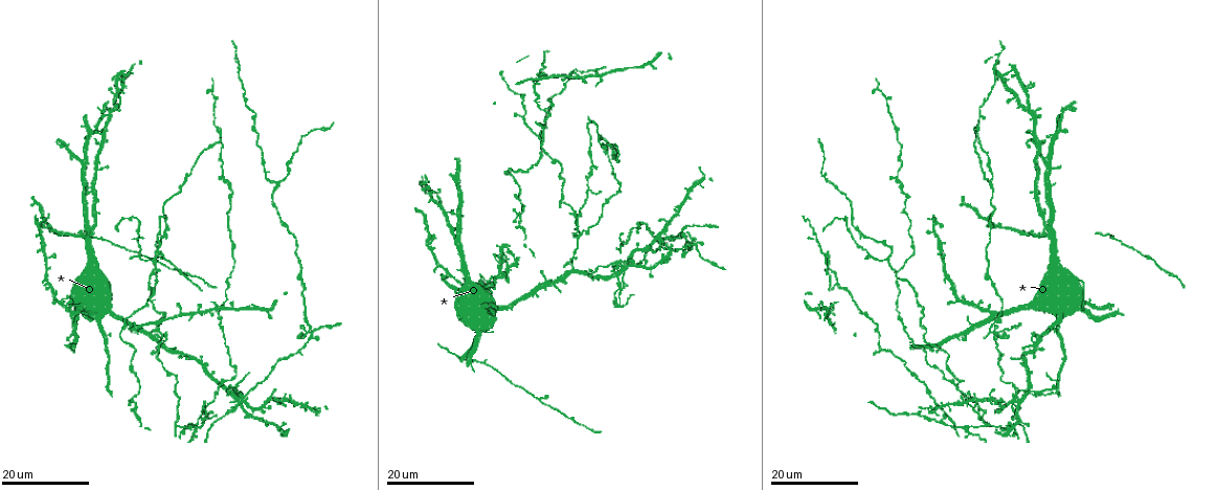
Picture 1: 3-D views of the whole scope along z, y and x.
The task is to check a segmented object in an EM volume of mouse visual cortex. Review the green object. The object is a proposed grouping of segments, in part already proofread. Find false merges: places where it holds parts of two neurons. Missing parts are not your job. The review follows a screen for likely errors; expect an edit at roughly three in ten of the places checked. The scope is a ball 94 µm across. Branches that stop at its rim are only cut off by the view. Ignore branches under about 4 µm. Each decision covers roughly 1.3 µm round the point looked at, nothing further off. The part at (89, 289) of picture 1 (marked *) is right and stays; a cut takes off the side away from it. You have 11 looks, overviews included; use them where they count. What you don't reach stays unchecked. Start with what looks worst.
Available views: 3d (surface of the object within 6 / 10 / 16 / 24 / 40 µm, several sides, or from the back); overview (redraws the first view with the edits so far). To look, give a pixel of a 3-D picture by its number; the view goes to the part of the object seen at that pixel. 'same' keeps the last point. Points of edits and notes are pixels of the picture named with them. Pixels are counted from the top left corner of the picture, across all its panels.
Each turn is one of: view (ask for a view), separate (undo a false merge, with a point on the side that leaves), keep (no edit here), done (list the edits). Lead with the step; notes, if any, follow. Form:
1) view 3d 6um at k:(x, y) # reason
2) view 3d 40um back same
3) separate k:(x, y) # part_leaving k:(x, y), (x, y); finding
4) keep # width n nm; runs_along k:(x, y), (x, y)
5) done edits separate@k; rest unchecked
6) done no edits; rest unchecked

view 3d 16um at 1:(1024, 397) # three-way junction

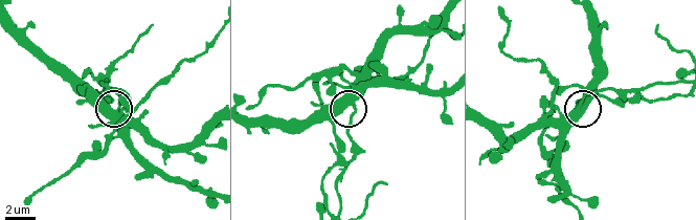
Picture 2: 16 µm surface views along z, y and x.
view 3d 10um at 2:(576, 108)

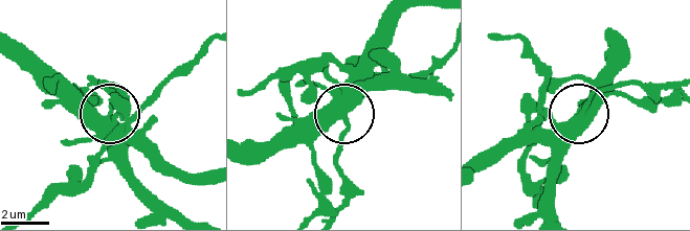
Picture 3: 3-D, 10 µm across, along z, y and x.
keep # arms 3; all the same neuron

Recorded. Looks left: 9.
view 3d 16um at 1:(131, 397) # abrupt turn

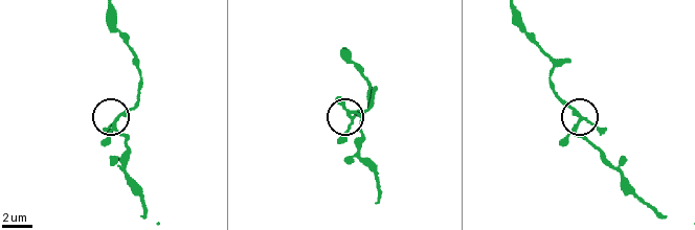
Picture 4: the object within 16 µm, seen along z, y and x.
view 3d 6um at 4:(114, 123) # zoom in

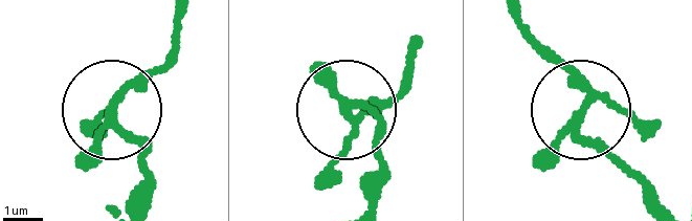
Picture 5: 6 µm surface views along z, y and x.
keep # arms 4; runs_along 5:(413, 38), (403, 85), (350, 114), (370, 114), (379, 151); continuous, no second neuron

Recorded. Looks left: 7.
view 3d 16um at 1:(277, 183) # three-way junction

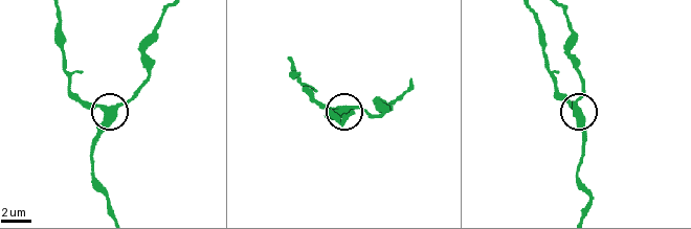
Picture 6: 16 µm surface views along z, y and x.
view 3d 6um at 6:(575, 110) # zoom in

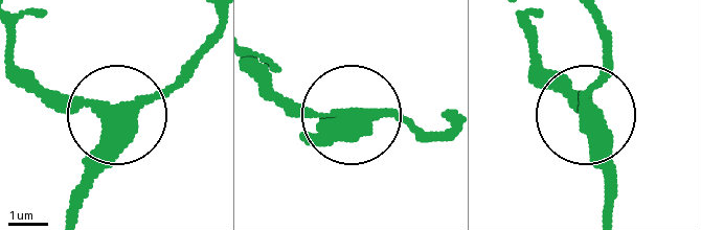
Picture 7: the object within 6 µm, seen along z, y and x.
keep # width 330 nm; runs_along 7:(608, 213), (608, 174), (588, 123), (608, 37); all the same neuron

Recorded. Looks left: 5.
view 3d 24um at 1:(825, 253)

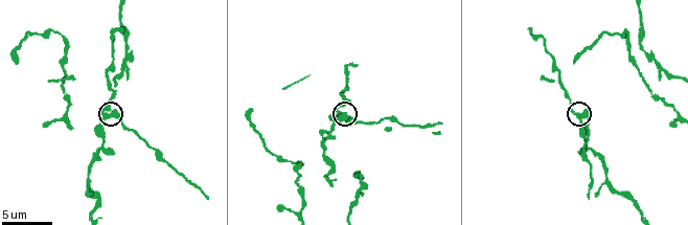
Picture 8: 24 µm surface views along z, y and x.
view 3d 10um at 8:(579, 115) # zoom in

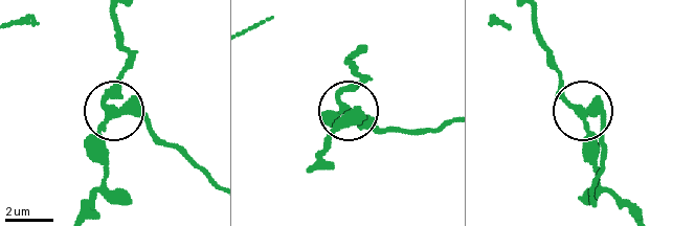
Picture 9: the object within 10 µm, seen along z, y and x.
keep # width 300 nm; continuous, no second neuron

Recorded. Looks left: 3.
view 3d 16um at 1:(1044, 391) # sudden change in width

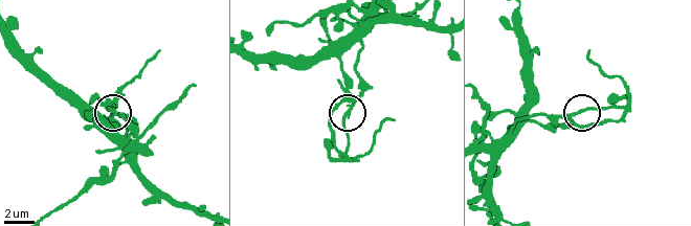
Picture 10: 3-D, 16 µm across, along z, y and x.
view 3d 6um at 10:(115, 112)

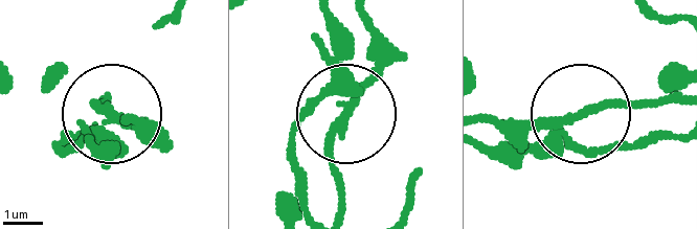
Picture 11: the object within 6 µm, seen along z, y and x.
separate 11:(77, 146) # part_leaving 11:(552, 119), (678, 99); a second neuron is stuck on

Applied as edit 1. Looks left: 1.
done edits separate@11; rest unchecked

